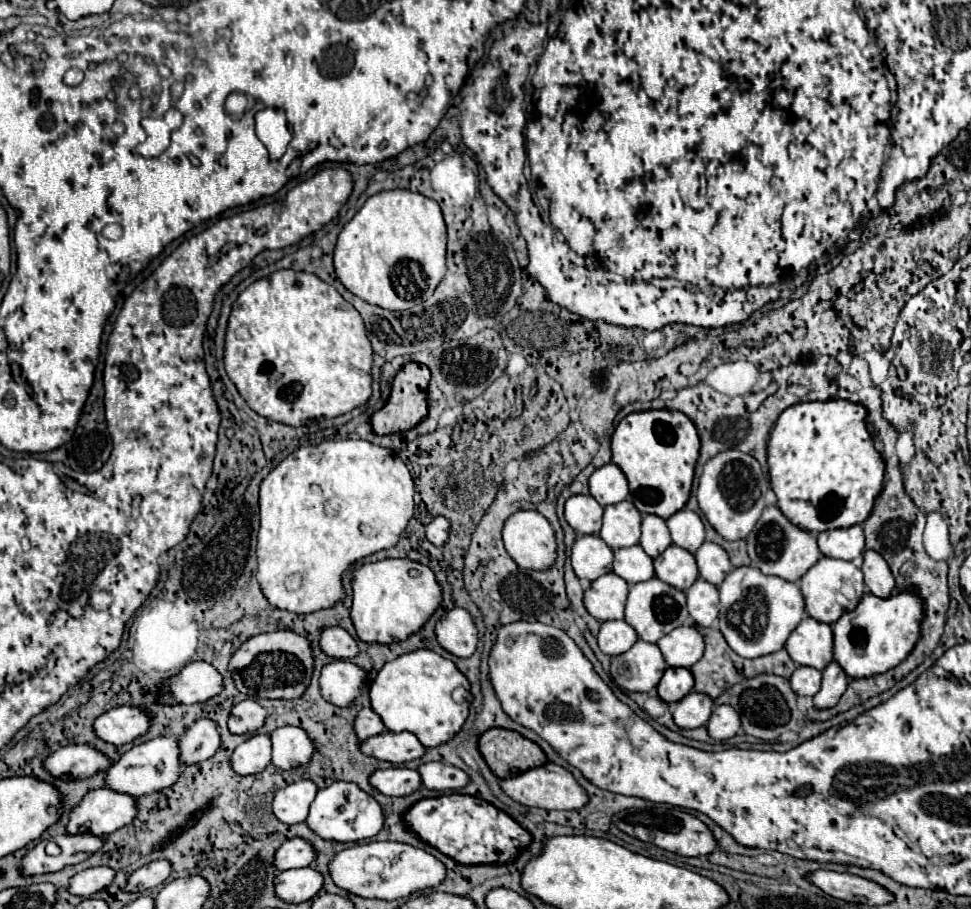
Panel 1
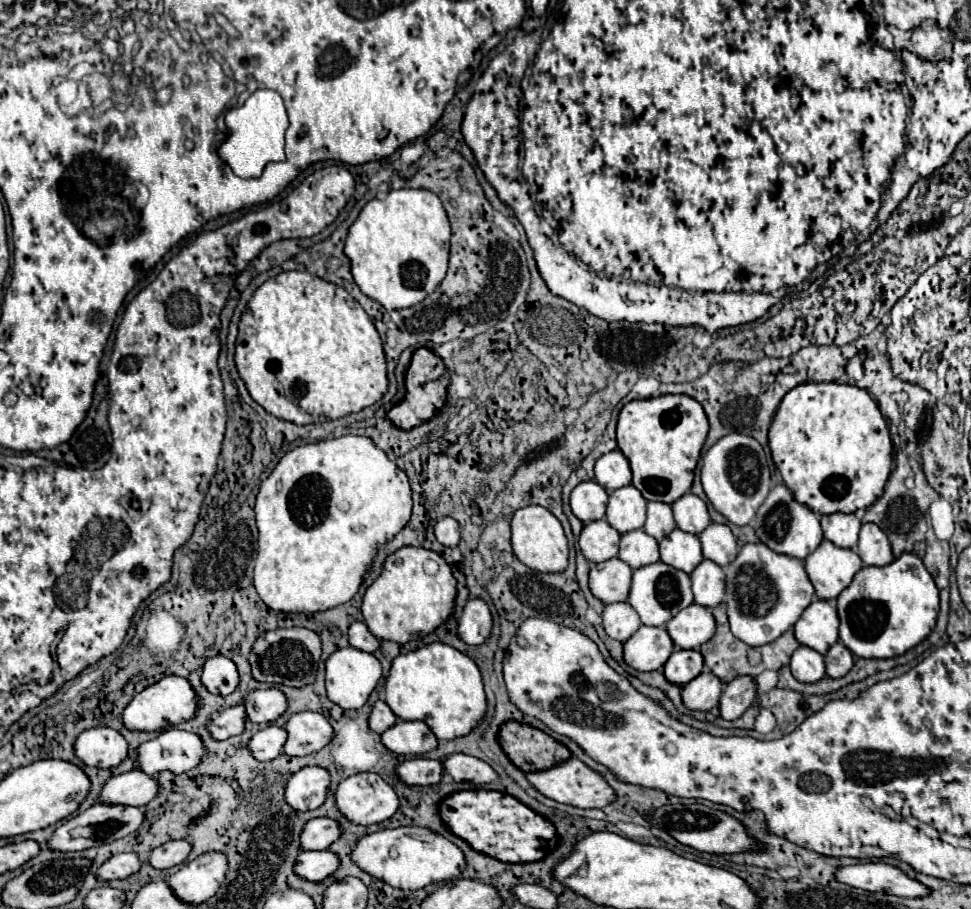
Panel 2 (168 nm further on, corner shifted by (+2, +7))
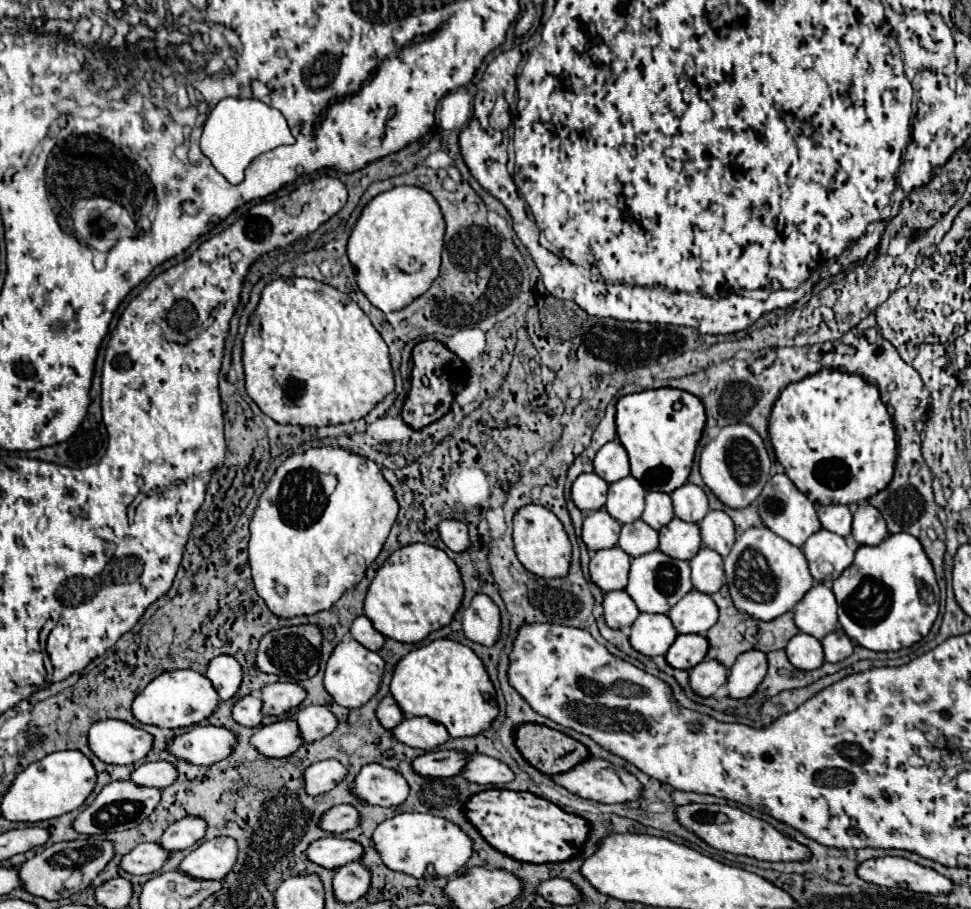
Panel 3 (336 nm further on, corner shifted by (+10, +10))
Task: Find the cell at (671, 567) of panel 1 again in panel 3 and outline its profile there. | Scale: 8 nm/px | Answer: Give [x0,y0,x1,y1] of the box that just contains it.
[660,517,702,561]

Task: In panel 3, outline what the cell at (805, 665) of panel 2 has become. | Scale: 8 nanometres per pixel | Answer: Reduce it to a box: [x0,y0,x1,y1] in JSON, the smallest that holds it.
[786,633,824,671]

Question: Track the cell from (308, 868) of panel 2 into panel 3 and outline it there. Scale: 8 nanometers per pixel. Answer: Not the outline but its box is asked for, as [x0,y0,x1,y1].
[306,835,364,869]

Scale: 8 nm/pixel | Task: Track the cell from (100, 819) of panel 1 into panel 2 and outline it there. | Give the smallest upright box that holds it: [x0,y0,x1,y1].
[98,770,158,806]

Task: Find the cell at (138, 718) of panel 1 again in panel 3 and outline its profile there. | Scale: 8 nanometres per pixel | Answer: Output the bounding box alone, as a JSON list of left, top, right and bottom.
[132,669,220,729]

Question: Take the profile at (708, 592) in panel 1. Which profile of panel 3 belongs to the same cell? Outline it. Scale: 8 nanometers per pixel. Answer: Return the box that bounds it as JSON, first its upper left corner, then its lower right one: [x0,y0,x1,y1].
[690,547,724,595]

